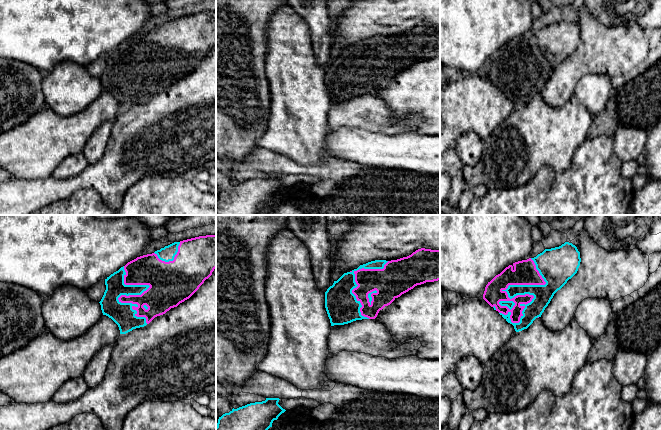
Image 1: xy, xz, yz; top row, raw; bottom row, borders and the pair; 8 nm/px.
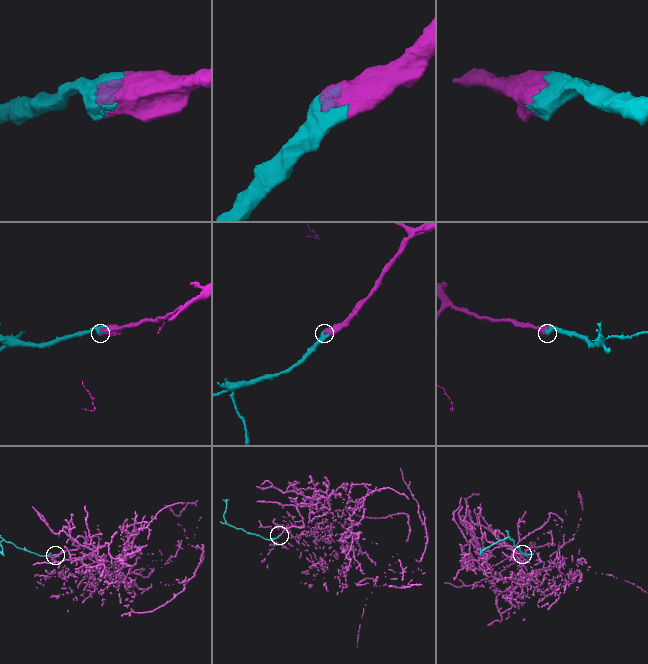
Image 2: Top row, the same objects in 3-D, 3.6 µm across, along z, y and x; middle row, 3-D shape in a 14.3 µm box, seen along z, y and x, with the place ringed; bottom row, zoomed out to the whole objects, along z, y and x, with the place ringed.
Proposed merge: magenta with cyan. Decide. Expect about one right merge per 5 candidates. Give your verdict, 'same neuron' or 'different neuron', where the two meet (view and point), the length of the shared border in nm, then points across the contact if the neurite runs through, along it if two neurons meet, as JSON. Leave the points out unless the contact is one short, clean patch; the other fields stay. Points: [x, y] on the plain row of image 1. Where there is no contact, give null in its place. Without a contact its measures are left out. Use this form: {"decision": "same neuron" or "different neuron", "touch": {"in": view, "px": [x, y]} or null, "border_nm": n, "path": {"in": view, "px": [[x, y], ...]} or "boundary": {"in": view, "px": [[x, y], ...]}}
{"decision": "same neuron", "touch": {"in": "yz", "px": [520, 60]}, "border_nm": 550}

